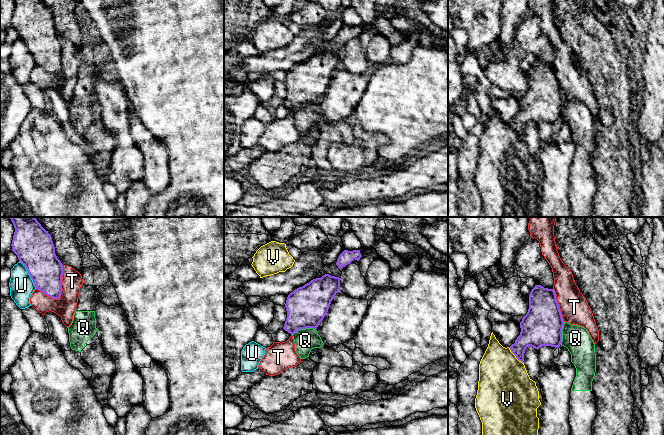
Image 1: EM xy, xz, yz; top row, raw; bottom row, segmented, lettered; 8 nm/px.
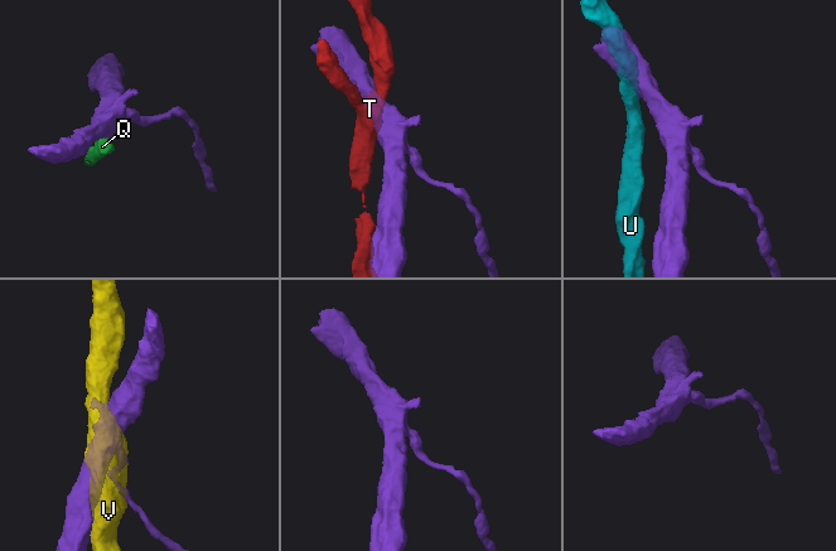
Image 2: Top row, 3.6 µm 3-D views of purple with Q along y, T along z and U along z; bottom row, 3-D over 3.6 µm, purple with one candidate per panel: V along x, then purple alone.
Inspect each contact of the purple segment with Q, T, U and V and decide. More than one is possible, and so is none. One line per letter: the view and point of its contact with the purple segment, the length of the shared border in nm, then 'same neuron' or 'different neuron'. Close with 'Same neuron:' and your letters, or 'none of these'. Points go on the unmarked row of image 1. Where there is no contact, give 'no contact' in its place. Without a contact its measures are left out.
Q: xz (303, 104) | 200 nm | different neuron
T: xy (60, 69) | 300 nm | different neuron
U: xy (29, 50) | 260 nm | different neuron
V: yz (515, 131) | 180 nm | different neuron
Same neuron: none of these

